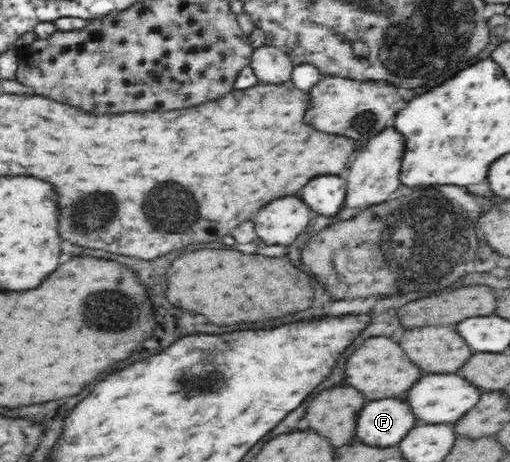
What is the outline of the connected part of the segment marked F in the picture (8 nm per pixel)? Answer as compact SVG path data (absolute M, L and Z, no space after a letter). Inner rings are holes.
M394 398L372 400L360 412L356 420L356 438L370 446L394 446L414 426L410 408Z

